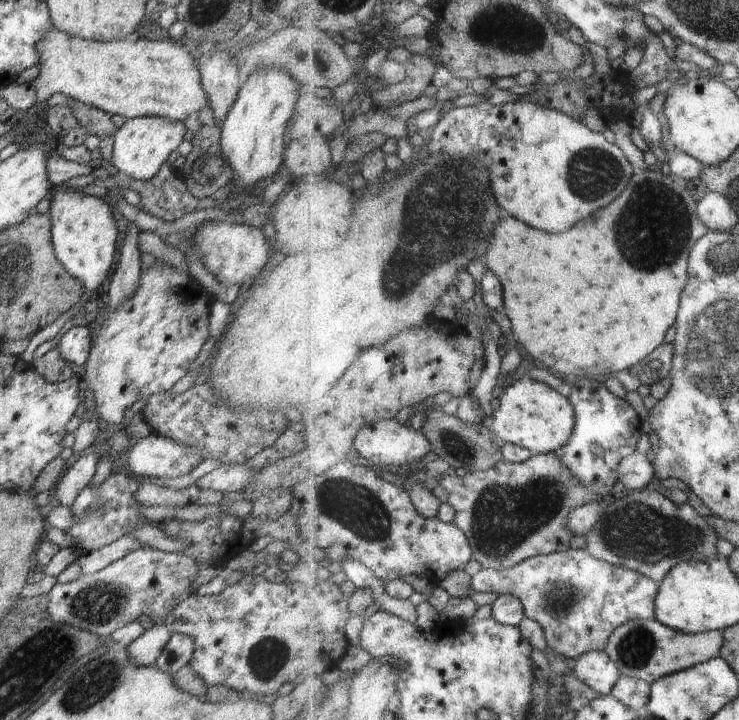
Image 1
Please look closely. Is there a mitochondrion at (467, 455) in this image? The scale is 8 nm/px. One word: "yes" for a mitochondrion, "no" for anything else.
yes

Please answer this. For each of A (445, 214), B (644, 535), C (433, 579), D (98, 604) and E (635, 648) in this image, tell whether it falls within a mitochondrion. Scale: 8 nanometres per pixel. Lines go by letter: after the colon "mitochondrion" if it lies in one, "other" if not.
A: mitochondrion
B: mitochondrion
C: other
D: mitochondrion
E: mitochondrion

